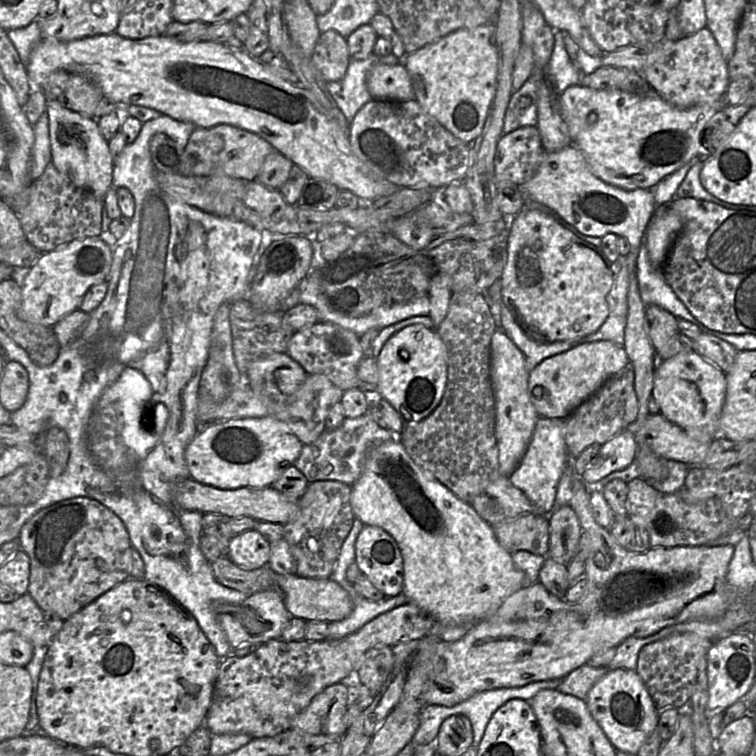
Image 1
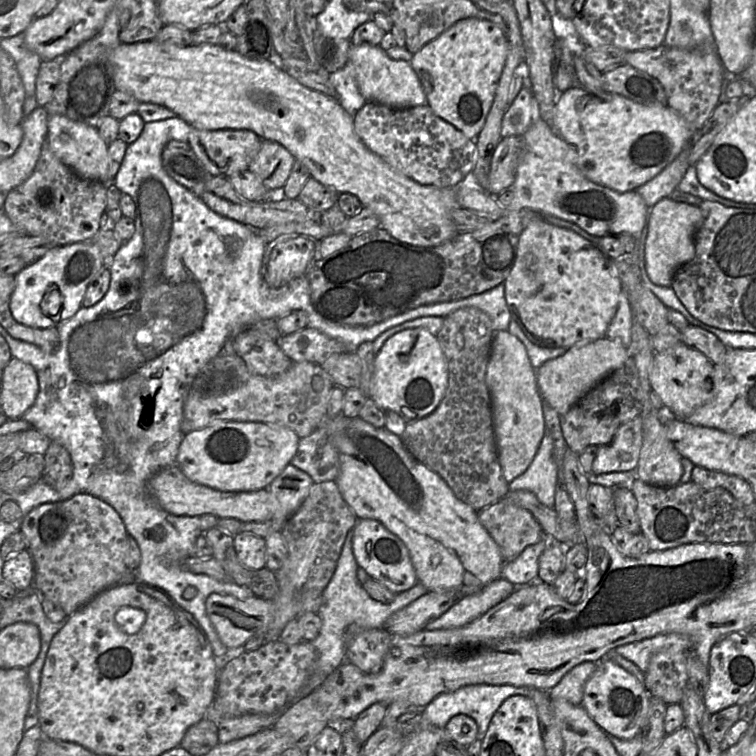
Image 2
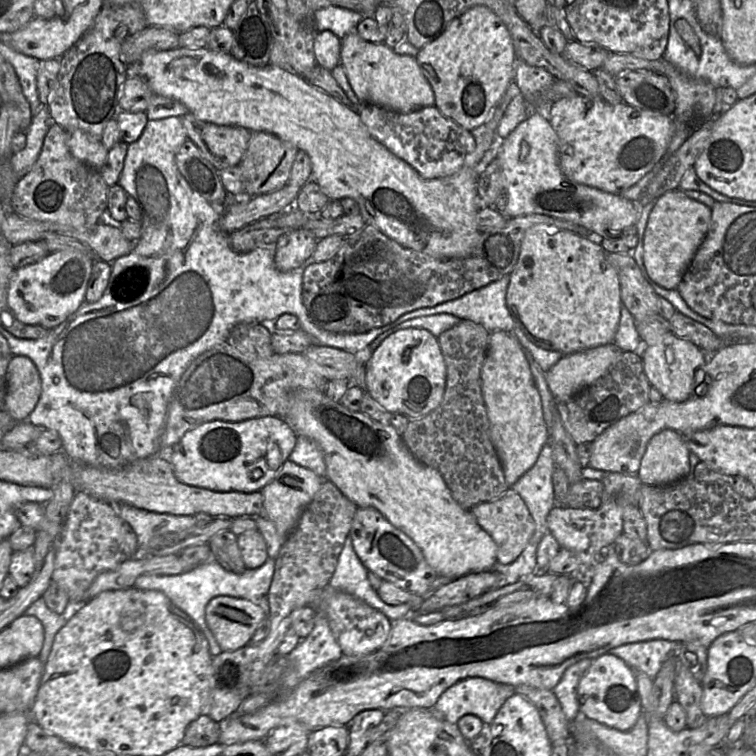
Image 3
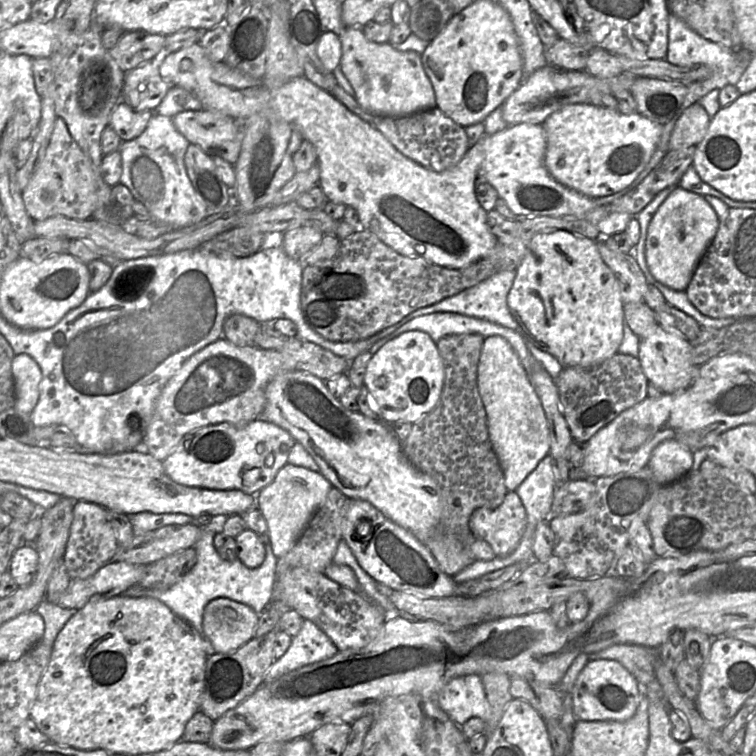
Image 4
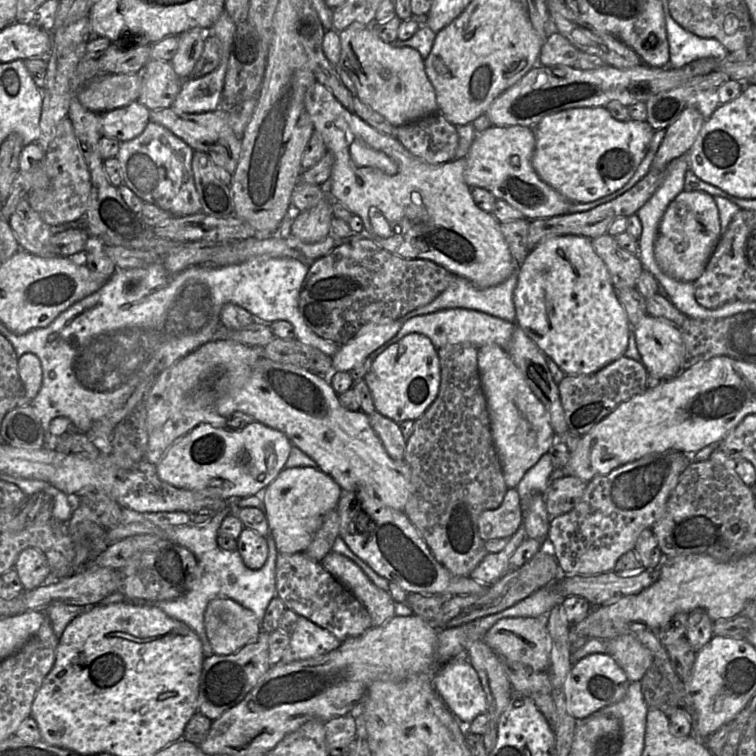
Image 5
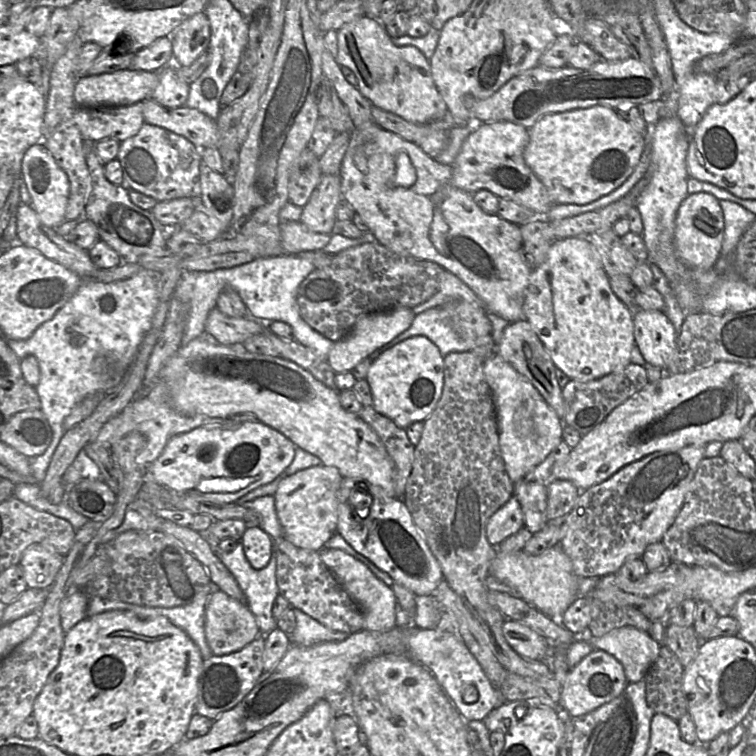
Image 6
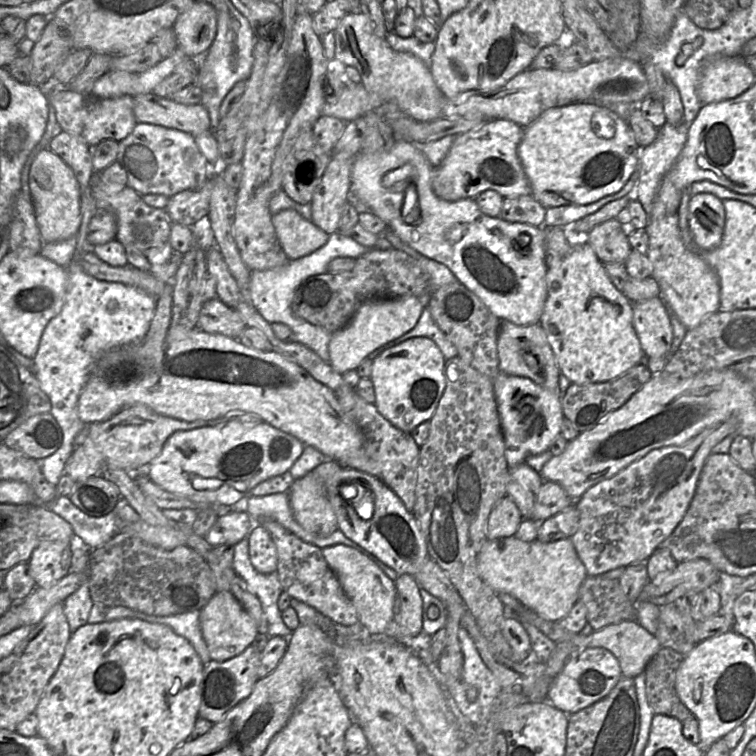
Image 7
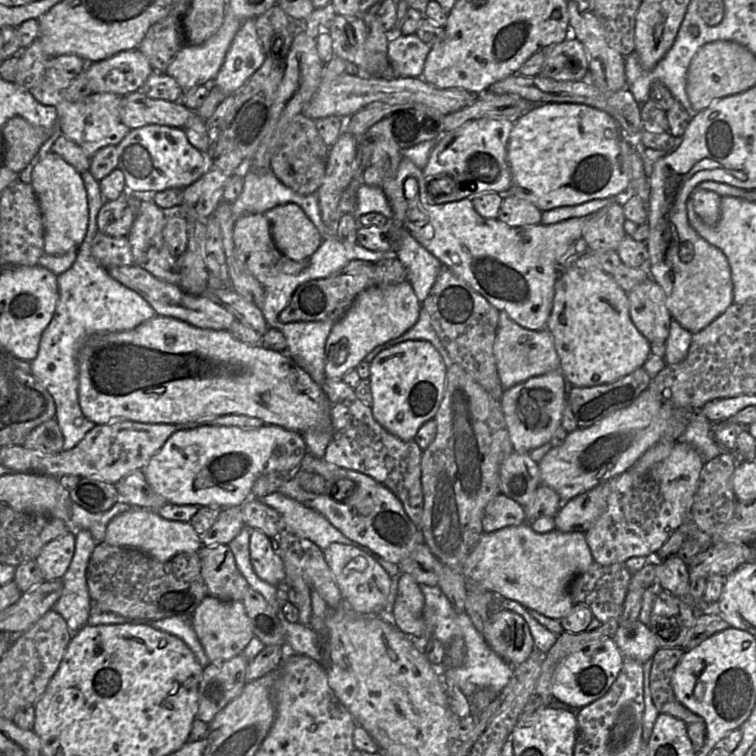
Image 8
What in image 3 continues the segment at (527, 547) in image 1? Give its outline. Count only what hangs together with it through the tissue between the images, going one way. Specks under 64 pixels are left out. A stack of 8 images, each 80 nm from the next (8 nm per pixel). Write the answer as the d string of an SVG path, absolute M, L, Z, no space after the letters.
M508 488L500 497L477 504L471 509L478 525L486 531L497 546L497 563L509 564L524 550L535 531L533 518L522 498Z

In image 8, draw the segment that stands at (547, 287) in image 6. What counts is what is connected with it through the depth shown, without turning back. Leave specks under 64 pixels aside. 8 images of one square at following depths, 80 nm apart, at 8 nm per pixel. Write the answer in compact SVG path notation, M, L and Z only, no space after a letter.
M590 250L558 275L546 330L553 338L559 370L573 387L614 382L642 367L651 355L651 343L630 318L627 293L606 273Z

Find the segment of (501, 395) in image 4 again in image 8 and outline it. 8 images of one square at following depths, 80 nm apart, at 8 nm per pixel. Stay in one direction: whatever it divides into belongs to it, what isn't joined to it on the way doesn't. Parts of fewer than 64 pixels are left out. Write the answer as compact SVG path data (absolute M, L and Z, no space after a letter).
M560 370L531 377L503 391L499 400L508 429L513 451L529 453L532 449L550 442L562 424L565 407L565 380Z

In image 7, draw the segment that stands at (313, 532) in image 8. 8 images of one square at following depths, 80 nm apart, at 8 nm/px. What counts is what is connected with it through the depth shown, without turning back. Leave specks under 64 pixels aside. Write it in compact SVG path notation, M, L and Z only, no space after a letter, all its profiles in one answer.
M288 492L267 496L251 497L245 502L245 511L254 524L260 524L264 519L273 519L306 543L323 549L336 544L354 548L370 558L391 580L395 581L399 574L384 564L375 555L348 539L339 529L331 535L321 538L305 531L295 520L289 503Z

